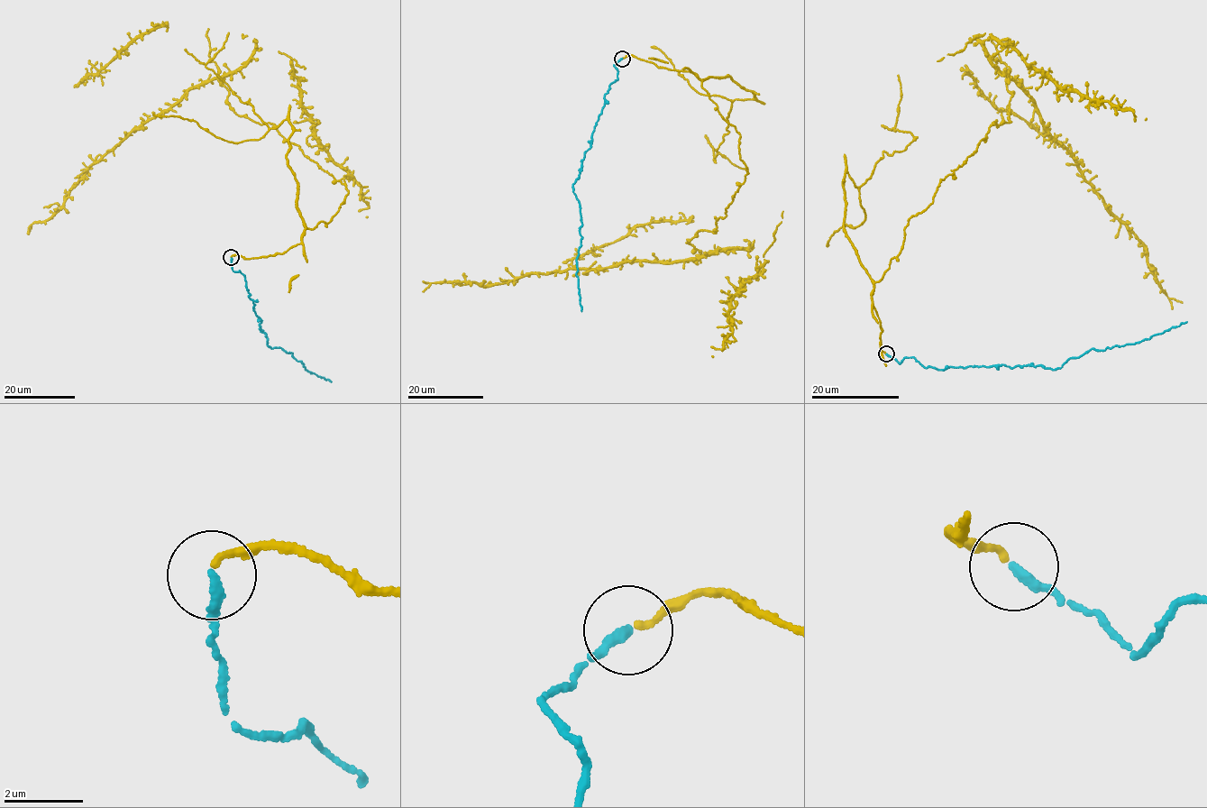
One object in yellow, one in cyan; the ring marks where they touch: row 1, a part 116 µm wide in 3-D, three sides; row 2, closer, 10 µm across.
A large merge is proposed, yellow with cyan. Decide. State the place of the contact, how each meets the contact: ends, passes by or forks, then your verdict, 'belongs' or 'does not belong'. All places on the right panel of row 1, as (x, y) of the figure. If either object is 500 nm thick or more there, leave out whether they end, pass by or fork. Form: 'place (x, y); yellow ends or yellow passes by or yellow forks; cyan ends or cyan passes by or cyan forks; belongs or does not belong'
place (886, 353); yellow ends; cyan ends; belongs

